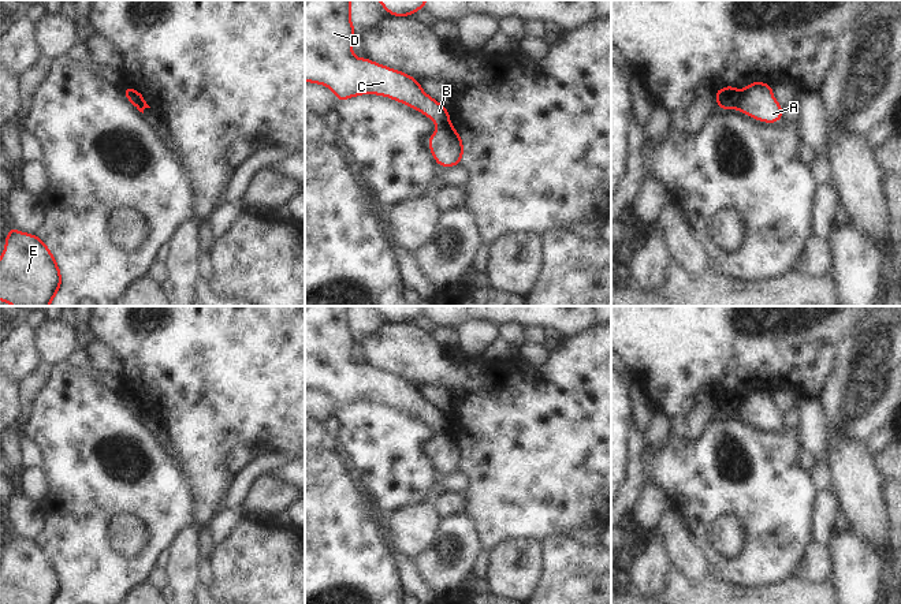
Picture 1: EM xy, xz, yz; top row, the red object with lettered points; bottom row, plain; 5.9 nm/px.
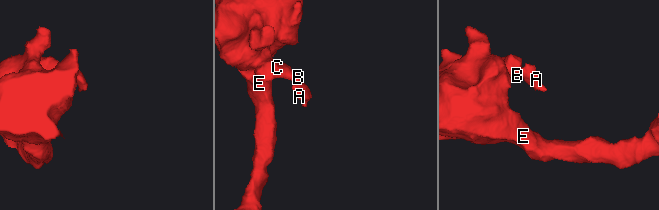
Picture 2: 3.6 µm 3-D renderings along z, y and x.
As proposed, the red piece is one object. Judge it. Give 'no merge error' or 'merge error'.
merge error

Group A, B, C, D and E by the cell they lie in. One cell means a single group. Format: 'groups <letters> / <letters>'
groups A / B C D E

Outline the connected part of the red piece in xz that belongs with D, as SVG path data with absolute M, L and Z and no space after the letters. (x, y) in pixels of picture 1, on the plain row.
M305 306L305 388L328 392L338 409L366 399L386 402L427 421L439 435L453 432L447 413L429 403L418 385L353 361L357 340L350 312L351 306Z

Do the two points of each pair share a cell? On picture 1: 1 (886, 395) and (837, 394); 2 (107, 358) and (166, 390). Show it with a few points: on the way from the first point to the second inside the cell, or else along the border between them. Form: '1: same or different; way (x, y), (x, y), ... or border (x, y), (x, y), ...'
1: same; way (874, 395), (849, 394)
2: different; border (103, 342), (115, 353), (123, 366), (123, 372)

